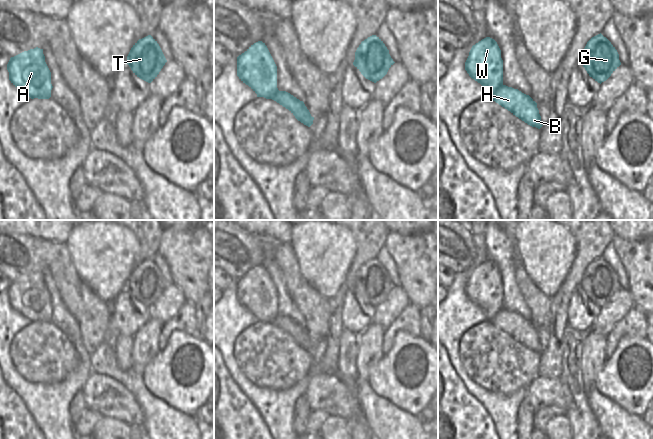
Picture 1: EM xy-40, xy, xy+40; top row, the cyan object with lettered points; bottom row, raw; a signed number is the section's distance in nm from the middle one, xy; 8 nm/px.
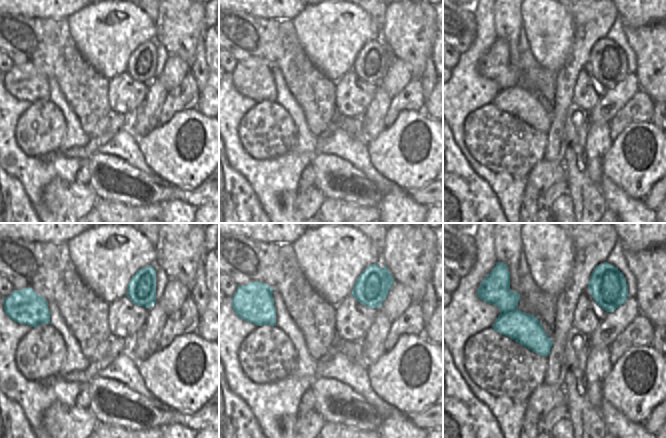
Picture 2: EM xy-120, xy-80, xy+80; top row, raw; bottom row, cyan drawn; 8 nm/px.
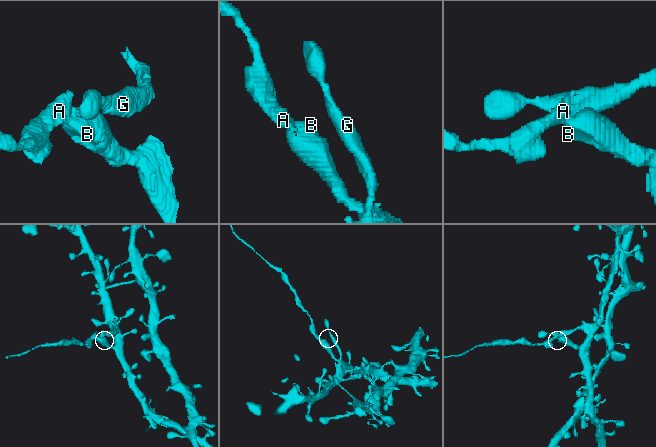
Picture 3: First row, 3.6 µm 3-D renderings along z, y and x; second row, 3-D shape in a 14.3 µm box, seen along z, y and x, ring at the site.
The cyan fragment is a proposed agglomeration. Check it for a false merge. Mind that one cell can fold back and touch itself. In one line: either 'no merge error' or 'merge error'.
merge error

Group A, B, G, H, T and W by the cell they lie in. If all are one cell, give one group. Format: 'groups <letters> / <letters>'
groups A W / B G H T

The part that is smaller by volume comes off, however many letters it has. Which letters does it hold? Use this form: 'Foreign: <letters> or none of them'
Foreign: A, W.

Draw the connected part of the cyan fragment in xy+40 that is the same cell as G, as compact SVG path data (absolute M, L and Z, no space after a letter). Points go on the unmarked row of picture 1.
M601 257L587 266L579 287L600 308L621 289L617 274Z

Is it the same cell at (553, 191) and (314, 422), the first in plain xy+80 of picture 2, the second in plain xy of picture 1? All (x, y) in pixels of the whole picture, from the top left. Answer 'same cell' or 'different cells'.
same cell

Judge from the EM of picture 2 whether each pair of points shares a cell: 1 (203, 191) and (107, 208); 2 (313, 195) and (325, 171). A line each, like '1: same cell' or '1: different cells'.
1: different cells
2: different cells

